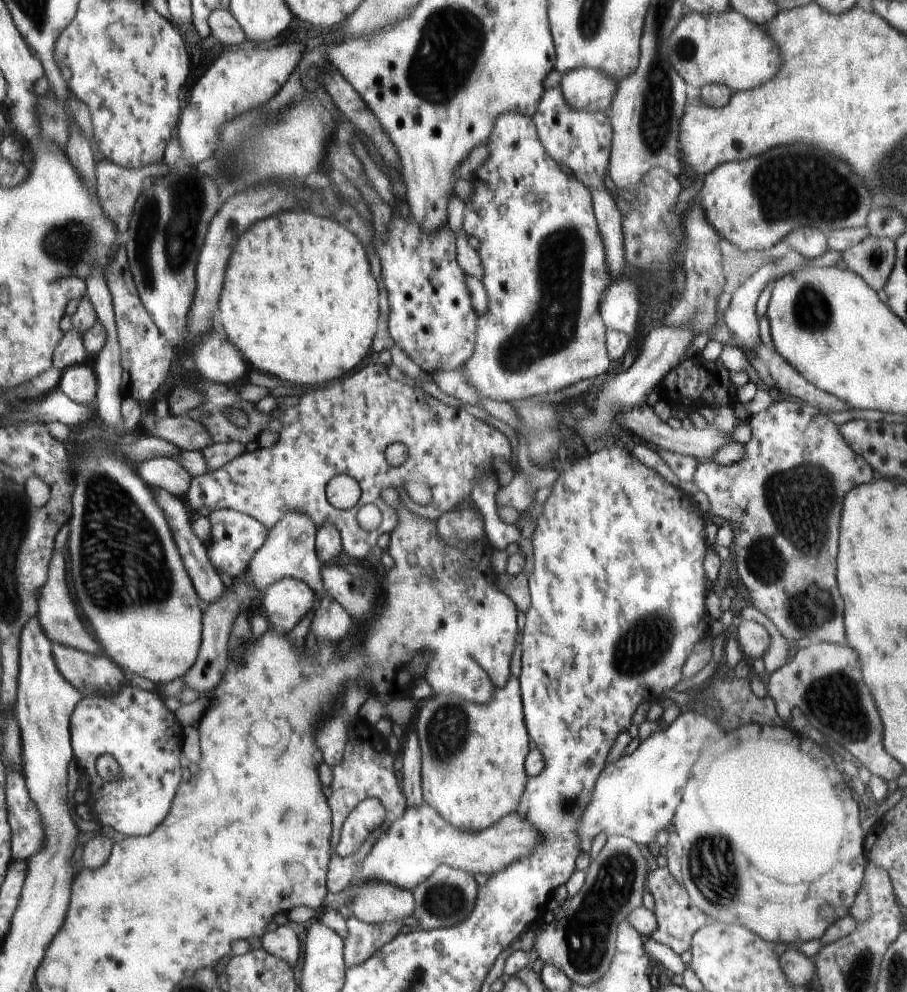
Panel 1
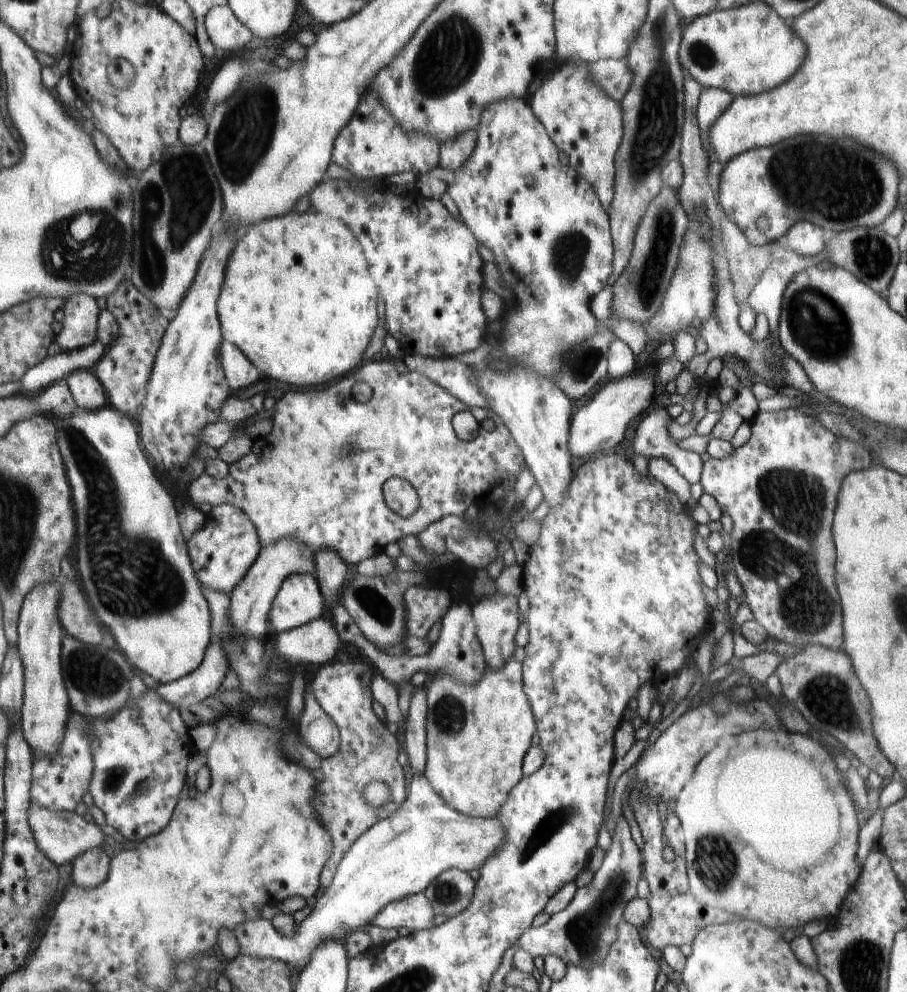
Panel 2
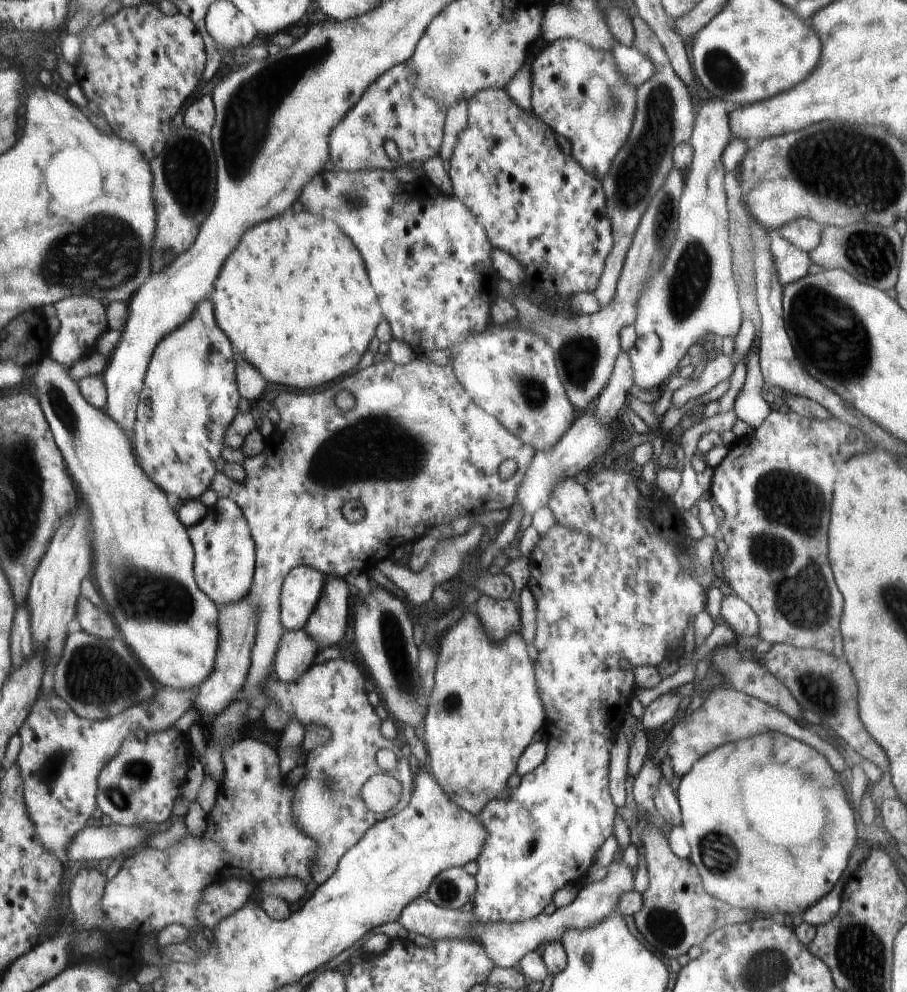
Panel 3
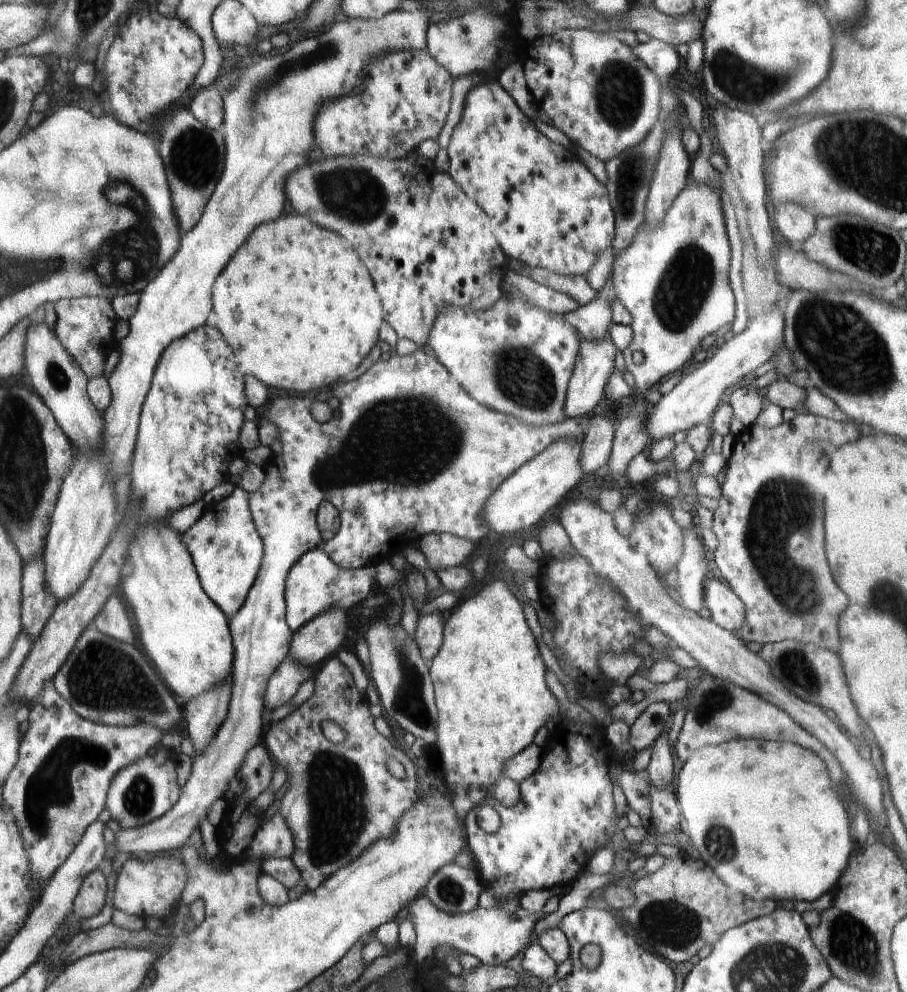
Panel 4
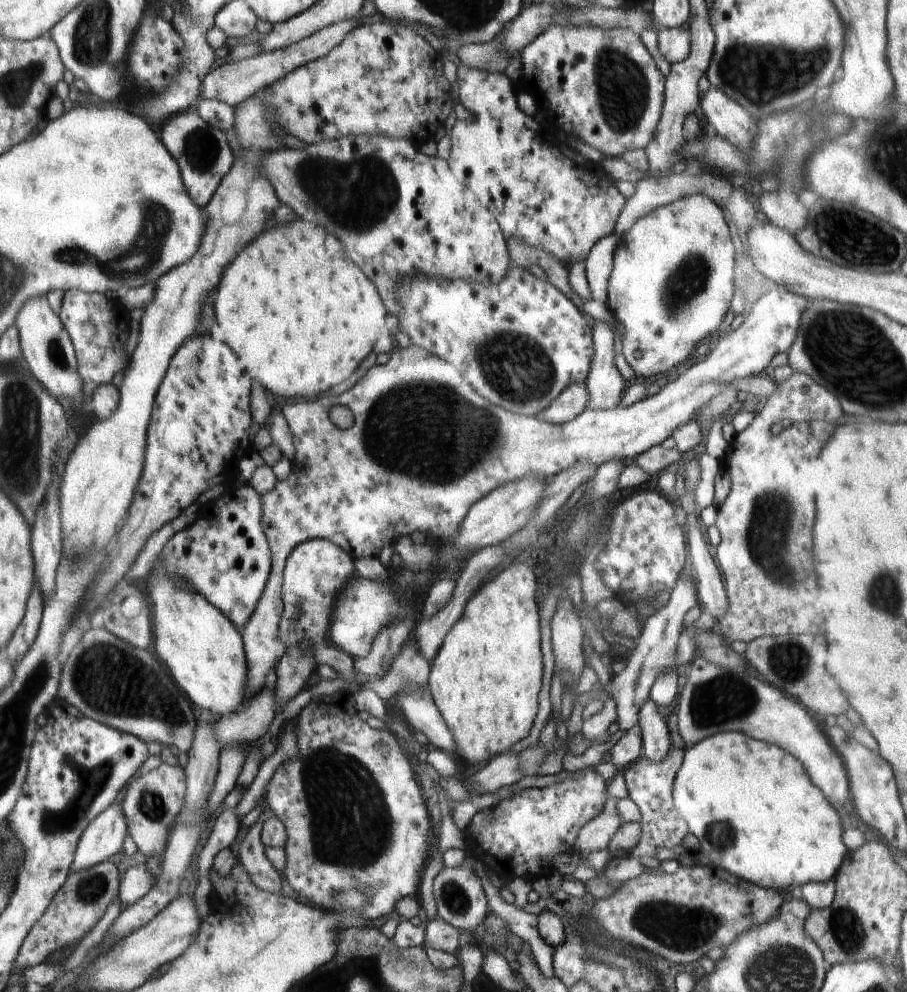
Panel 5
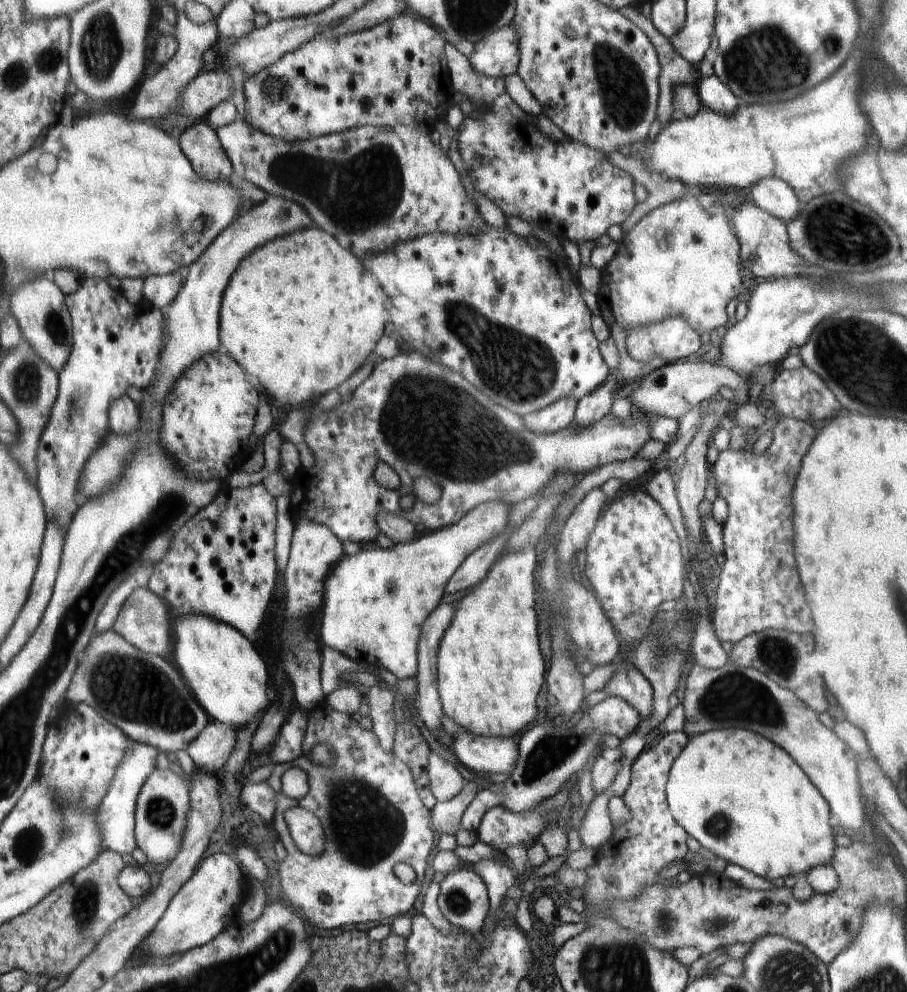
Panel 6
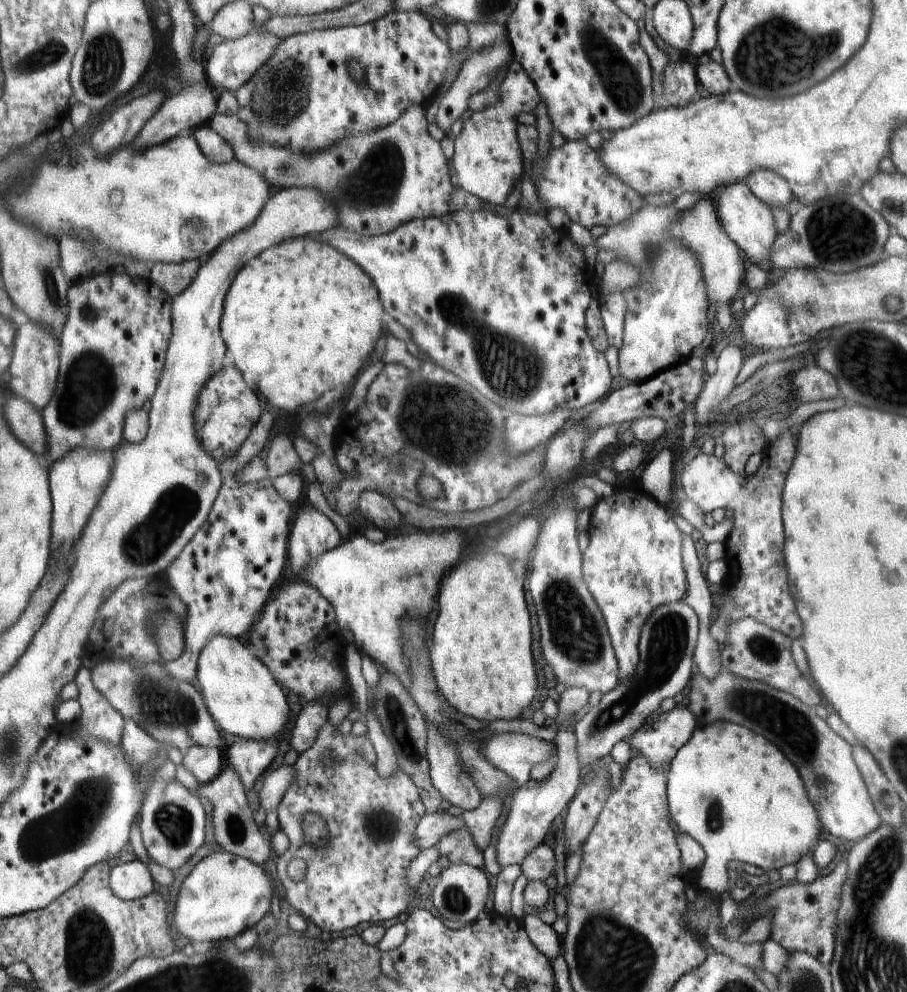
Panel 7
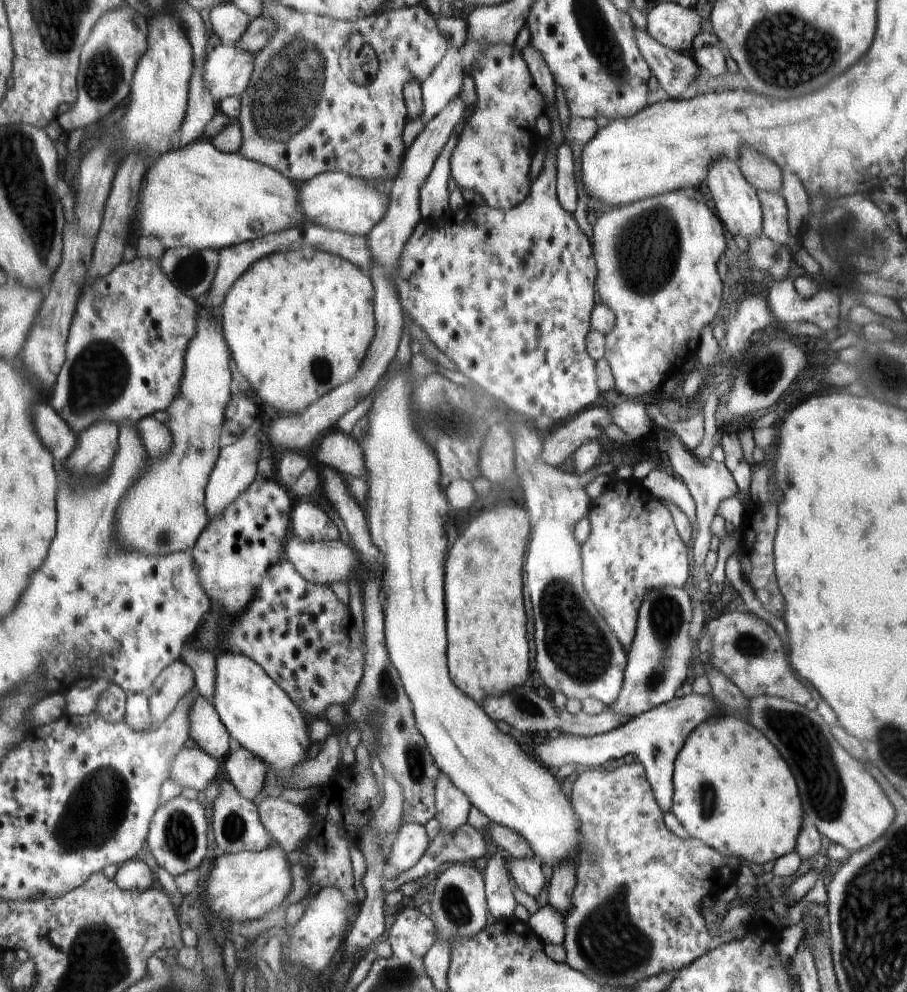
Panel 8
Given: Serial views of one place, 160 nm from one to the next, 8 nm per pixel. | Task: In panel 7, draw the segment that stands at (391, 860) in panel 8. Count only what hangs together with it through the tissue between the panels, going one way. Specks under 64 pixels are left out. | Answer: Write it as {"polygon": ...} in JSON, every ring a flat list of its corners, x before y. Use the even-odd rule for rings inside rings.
{"polygon":[[445,807,445,811,426,812,415,830,415,843,422,849,437,845,442,837,464,827,460,811]]}

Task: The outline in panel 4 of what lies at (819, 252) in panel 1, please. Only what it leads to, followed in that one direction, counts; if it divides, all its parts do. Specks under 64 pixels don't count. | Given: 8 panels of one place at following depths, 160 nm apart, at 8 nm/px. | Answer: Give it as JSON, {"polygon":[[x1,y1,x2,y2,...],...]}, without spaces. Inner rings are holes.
{"polygon":[[782,202,776,204,771,213,771,222,788,240,790,245,799,246,816,232,816,224,812,217,800,204,796,202]]}

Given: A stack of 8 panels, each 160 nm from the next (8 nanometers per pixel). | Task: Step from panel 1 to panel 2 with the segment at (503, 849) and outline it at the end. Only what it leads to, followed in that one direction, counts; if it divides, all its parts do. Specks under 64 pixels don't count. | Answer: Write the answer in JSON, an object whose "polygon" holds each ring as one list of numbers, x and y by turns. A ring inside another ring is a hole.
{"polygon":[[414,775,412,786,408,786,408,802,404,801,404,810,400,814,391,814,390,817,378,821,368,829,368,834,348,849,348,858,340,863,340,870,335,872,336,882,331,882,324,892,317,898,317,903,308,918,297,928,294,935,284,935,276,930,271,921,265,919,249,920,239,924,234,932,240,945,240,955,258,957,259,959,272,959,285,962,291,966,292,973,302,972,308,966,314,950,319,942,340,940,356,929,364,929,372,920,384,910,384,907,402,900,404,897,422,893,440,873,446,869,460,869,464,872,479,870,507,841,507,830,498,819,483,819,482,817,469,817,460,811,446,805,442,796,436,793,425,775]]}

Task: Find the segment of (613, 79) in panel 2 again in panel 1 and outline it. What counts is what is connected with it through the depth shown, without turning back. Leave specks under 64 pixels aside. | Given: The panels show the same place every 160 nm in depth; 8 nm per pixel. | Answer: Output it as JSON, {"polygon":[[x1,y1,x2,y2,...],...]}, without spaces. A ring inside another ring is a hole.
{"polygon":[[583,68,563,74,562,88,566,100,577,111,608,112,617,84,603,72]]}

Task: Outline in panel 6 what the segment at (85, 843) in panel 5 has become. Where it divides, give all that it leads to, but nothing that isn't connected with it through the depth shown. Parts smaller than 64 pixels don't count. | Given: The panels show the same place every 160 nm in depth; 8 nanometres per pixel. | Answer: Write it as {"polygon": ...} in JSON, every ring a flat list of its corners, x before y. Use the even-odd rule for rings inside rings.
{"polygon":[[131,742,131,750,128,750,122,765,116,770,115,779,106,797,100,804,100,827,103,830,103,850,115,851,116,854,132,854,137,843,134,836,136,830,136,804,140,788,148,776,157,769,157,756,159,751,142,742]]}

